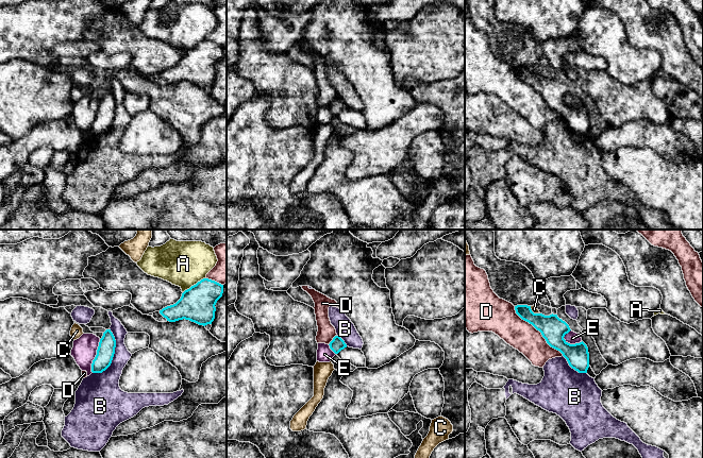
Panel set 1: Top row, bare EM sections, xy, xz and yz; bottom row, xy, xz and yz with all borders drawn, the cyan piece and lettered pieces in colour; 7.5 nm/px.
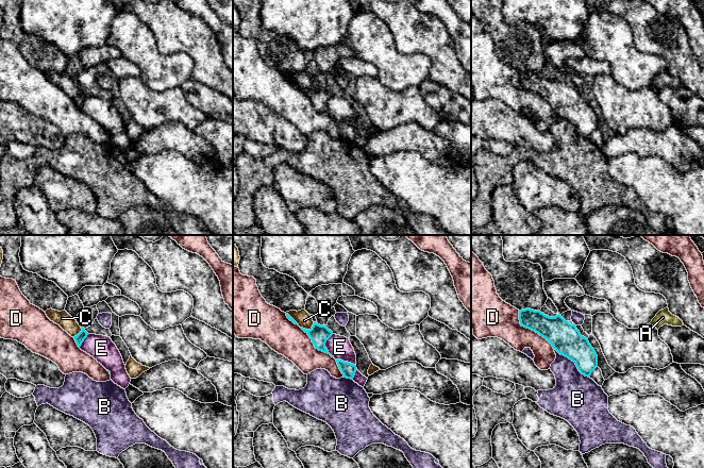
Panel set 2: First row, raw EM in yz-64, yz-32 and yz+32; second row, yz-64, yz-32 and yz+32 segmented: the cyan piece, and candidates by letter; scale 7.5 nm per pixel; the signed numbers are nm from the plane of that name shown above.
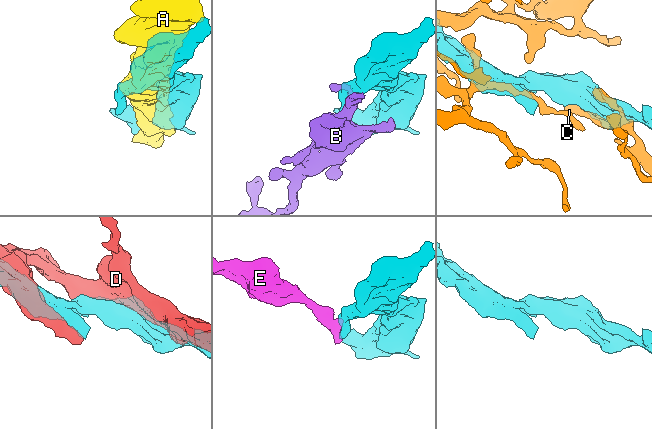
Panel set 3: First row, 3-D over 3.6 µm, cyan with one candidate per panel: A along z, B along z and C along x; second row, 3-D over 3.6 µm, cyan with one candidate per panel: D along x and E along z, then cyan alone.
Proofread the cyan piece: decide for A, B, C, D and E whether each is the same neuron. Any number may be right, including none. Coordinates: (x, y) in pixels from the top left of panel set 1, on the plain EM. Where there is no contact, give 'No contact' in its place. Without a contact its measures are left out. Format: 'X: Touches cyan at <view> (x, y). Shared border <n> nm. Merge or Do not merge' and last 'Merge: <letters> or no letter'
A: Touches cyan at xy (194, 47). Shared border 200 nm. Do not merge
B: Touches cyan at xy (113, 117). Shared border 360 nm. Do not merge
C: Touches cyan at yz (533, 74). Shared border 100 nm. Do not merge
D: Touches cyan at yz (538, 91). Shared border 550 nm. Do not merge
E: Touches cyan at xy (96, 118). Shared border 260 nm. Do not merge
Merge: no letter

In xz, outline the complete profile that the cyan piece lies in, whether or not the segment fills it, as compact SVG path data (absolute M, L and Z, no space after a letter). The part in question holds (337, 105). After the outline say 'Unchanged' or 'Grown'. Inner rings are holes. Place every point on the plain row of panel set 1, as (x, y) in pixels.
M335 98L333 102L330 104L330 111L335 115L338 116L341 112L347 109L345 103L339 99Z. Unchanged

